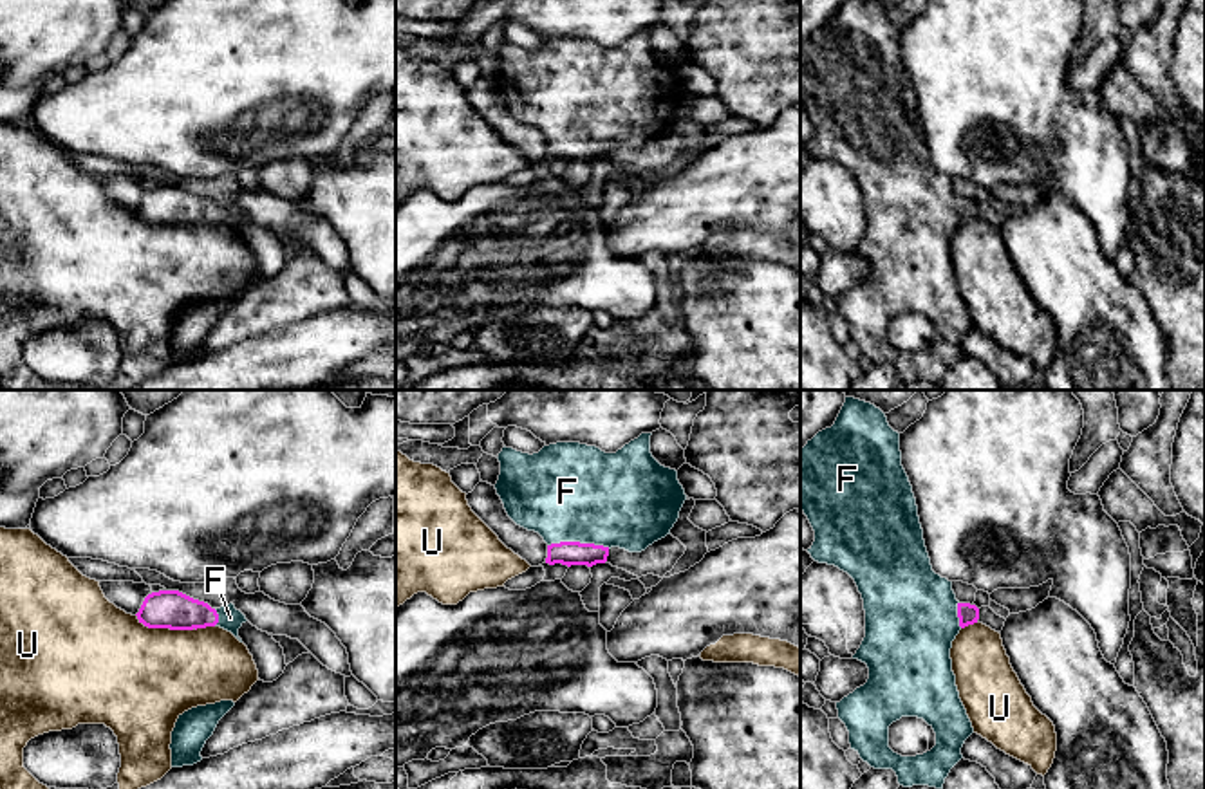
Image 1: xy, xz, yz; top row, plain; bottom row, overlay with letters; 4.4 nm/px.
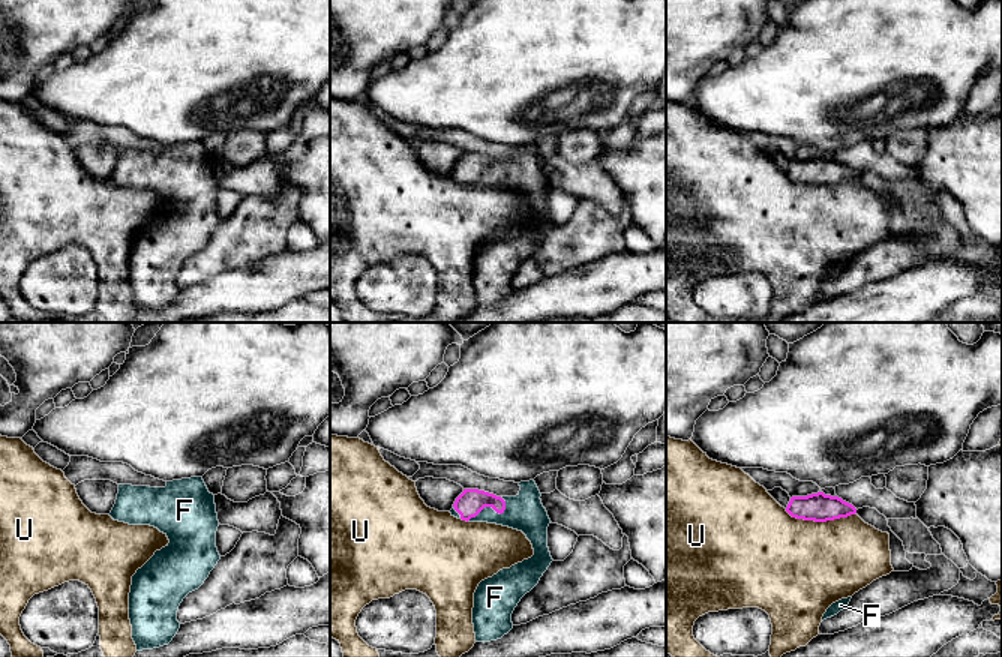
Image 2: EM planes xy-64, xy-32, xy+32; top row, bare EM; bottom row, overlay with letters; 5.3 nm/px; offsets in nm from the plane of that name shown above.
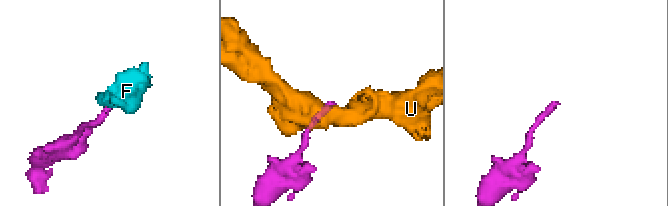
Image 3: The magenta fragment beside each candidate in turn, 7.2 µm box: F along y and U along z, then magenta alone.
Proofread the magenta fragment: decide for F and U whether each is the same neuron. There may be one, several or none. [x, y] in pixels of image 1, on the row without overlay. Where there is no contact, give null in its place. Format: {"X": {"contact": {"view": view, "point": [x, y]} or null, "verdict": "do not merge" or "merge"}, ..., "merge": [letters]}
{"F": {"contact": {"view": "xz", "point": [579, 138]}, "verdict": "merge"}, "U": {"contact": {"view": "xy", "point": [174, 224]}, "verdict": "do not merge"}, "merge": ["F"]}

